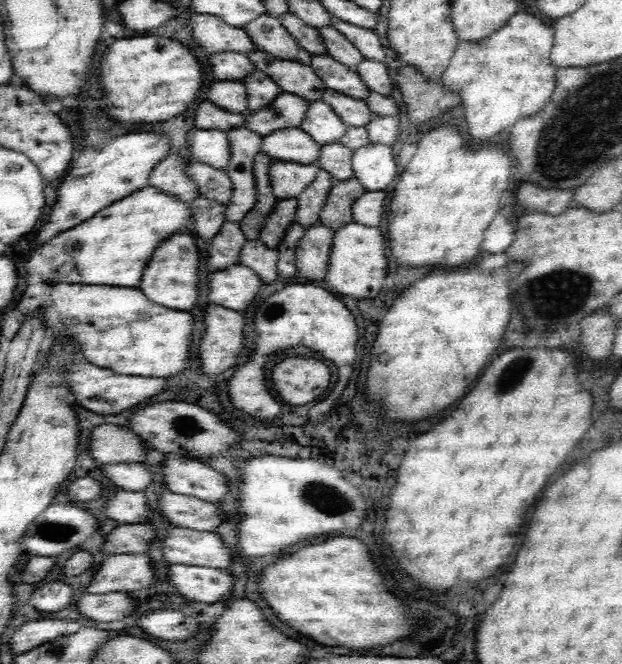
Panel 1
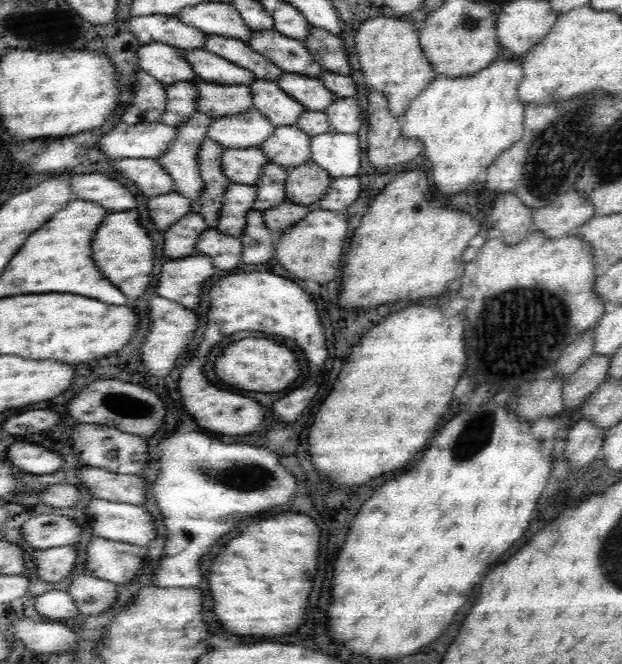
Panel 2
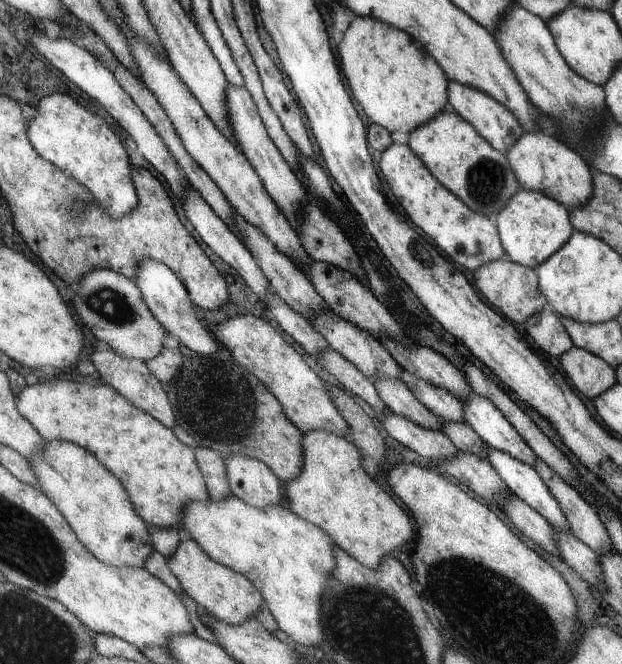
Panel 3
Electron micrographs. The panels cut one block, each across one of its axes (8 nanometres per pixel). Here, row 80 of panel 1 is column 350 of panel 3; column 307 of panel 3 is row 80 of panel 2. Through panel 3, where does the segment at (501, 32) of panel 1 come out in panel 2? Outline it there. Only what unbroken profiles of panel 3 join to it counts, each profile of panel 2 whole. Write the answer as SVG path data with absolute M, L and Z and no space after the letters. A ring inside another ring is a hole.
M496 58L490 66L472 76L450 78L434 77L434 80L414 98L403 115L401 136L417 138L422 142L422 156L430 164L432 184L438 194L452 196L466 190L478 181L478 174L484 172L498 156L508 150L523 135L524 104L517 98L517 88L523 70L521 61L514 58Z

